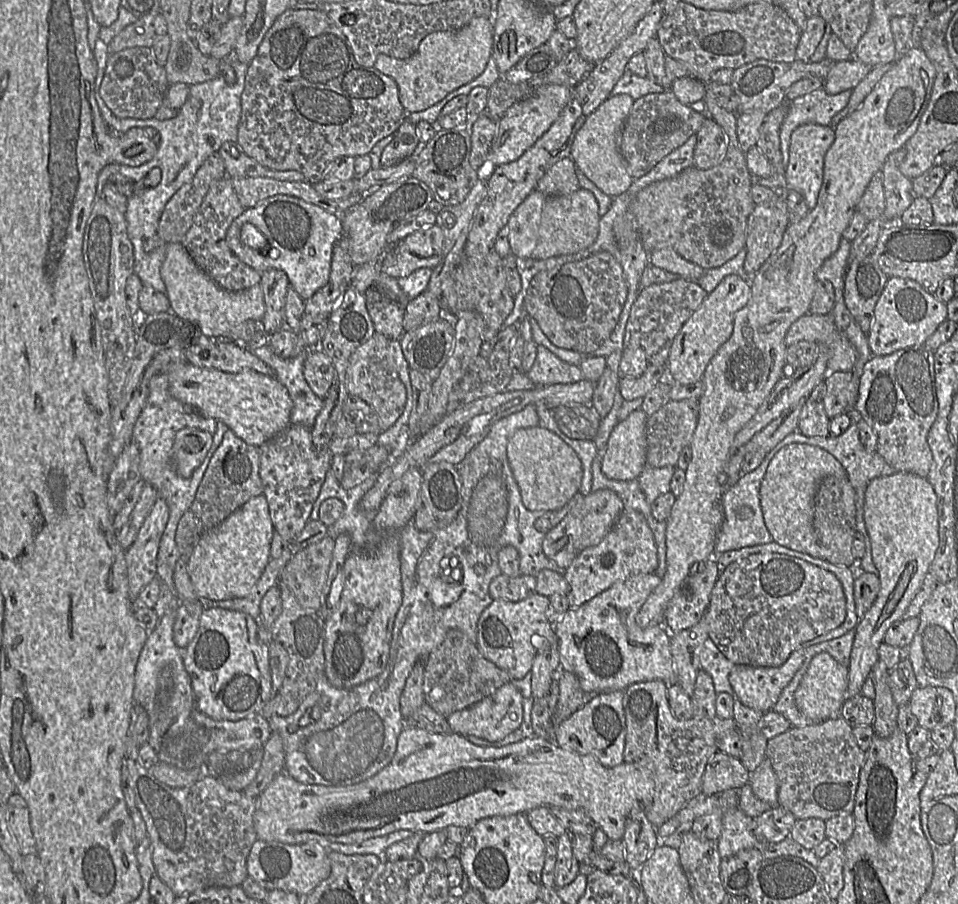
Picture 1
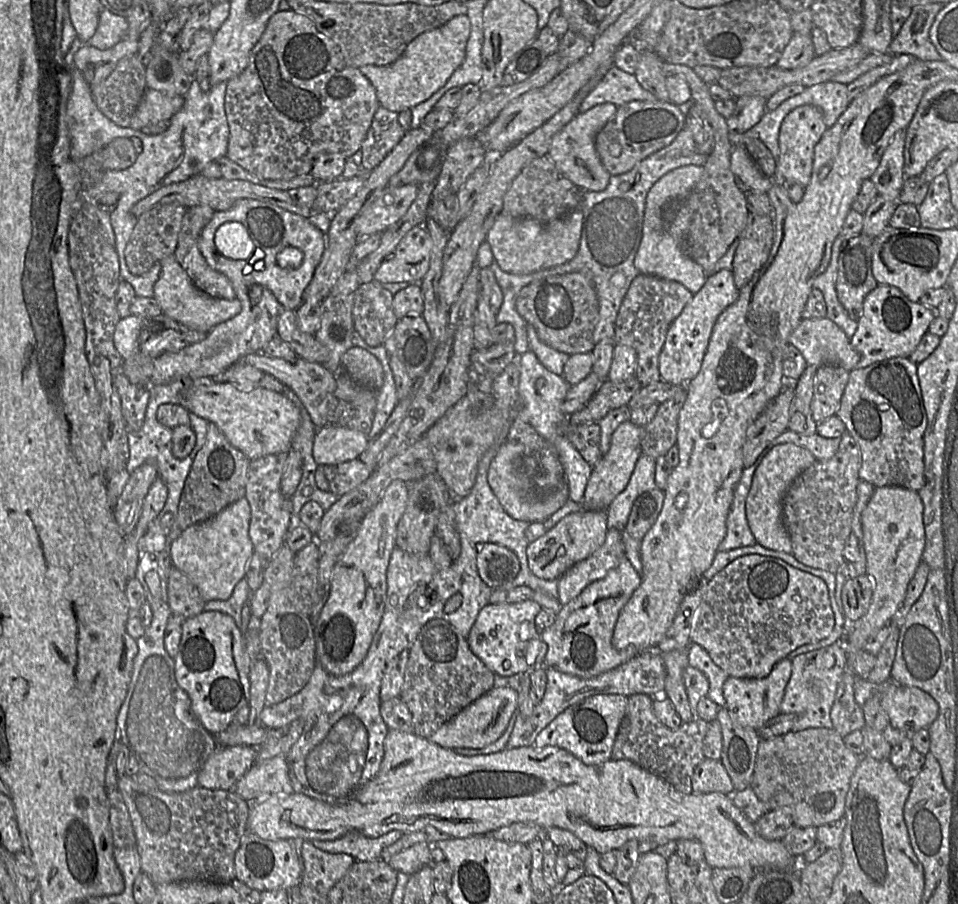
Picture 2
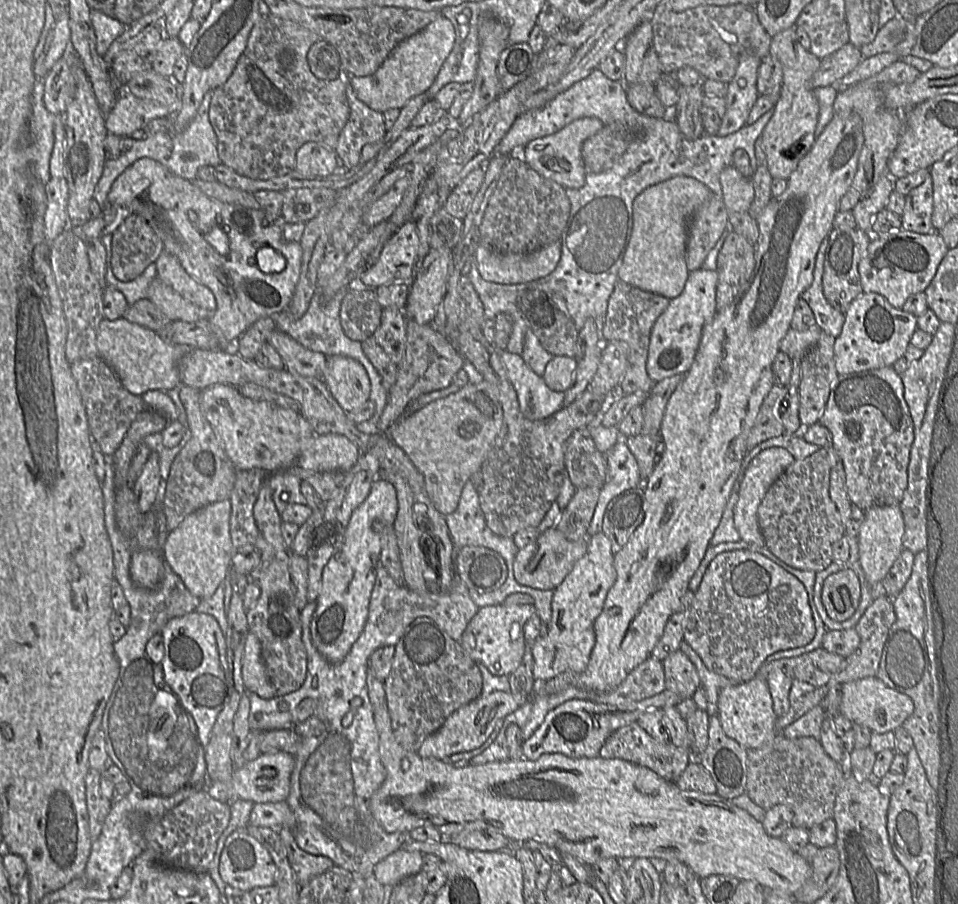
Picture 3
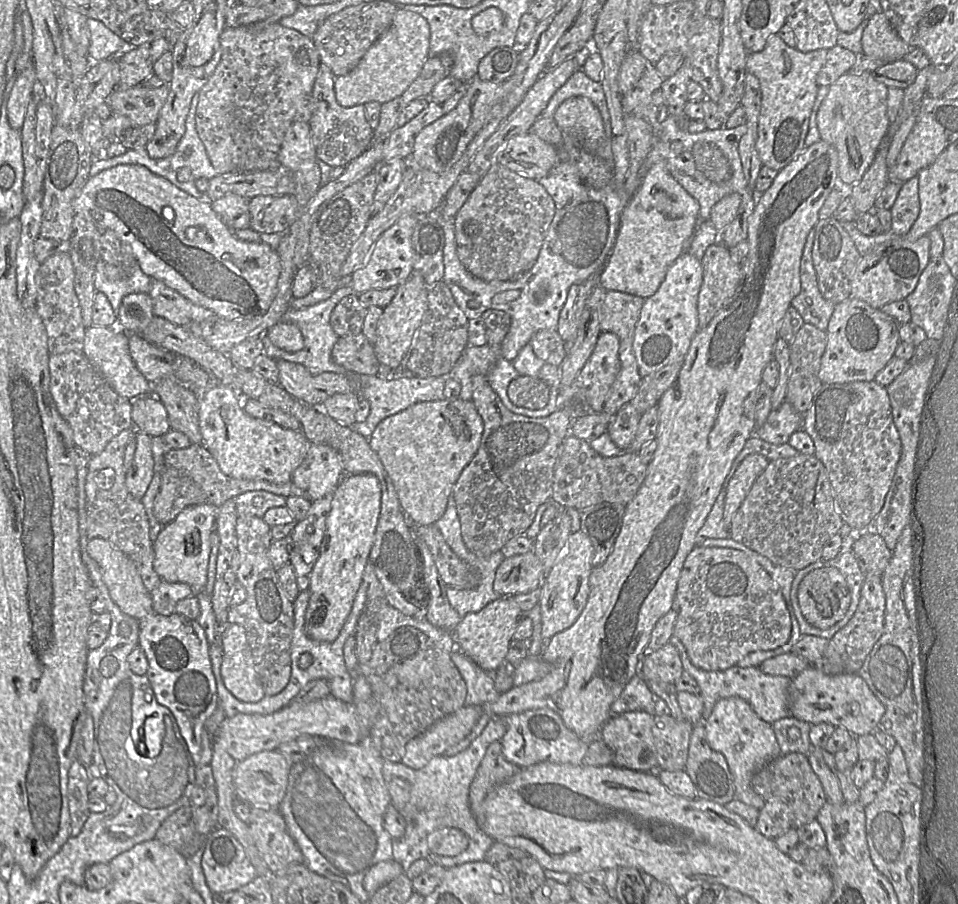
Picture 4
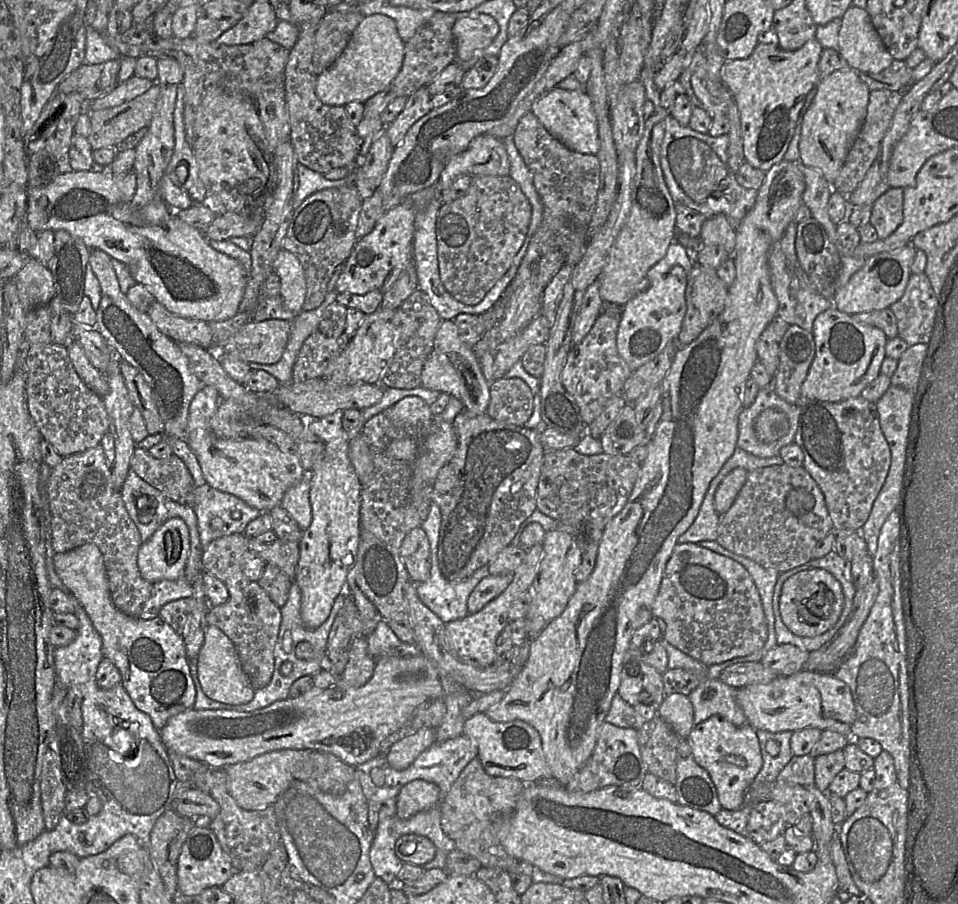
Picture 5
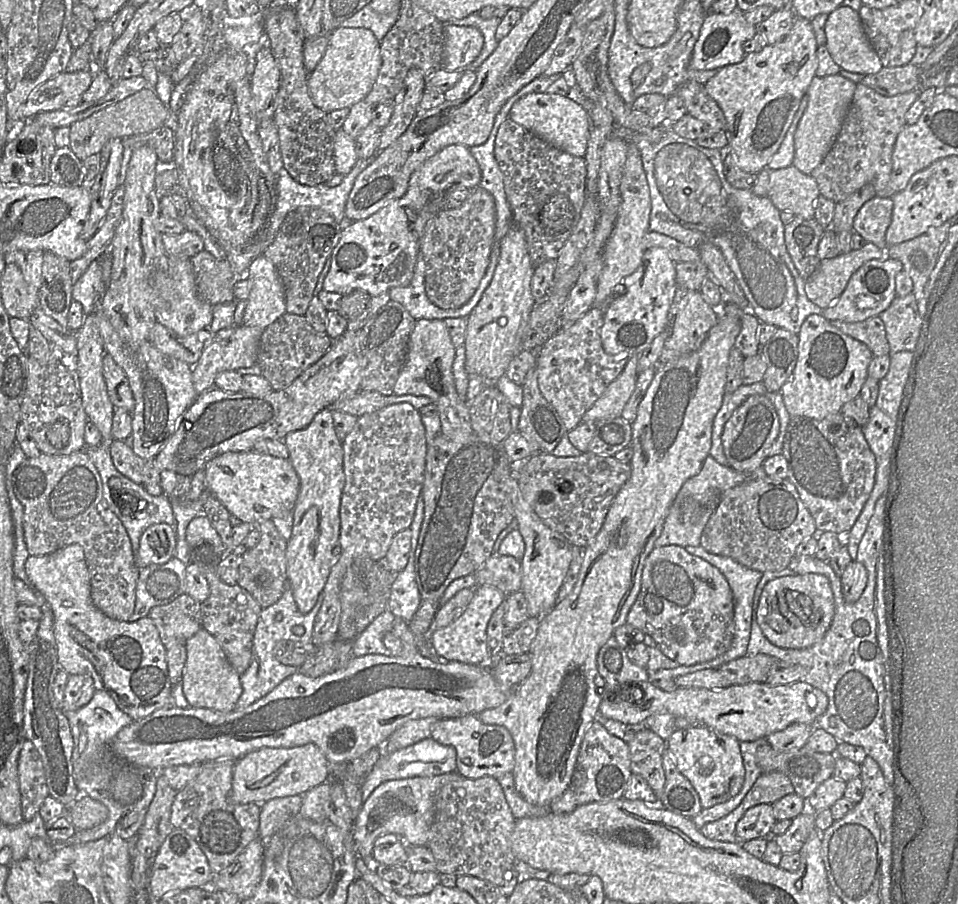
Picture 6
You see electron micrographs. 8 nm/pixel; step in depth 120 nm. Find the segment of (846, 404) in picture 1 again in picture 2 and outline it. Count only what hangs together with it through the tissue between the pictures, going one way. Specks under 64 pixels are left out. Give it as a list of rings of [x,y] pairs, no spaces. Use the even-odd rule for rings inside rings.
[[[823,365],[816,369],[813,378],[811,411],[817,423],[836,415],[849,372],[834,365]]]

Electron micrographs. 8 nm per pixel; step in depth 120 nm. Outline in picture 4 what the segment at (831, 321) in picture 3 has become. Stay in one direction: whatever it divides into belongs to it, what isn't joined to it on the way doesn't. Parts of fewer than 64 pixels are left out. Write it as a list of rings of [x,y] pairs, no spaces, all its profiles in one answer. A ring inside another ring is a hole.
[[[813,232],[807,237],[800,265],[801,290],[791,301],[804,320],[816,328],[826,331],[834,311],[834,305],[822,296],[817,282],[817,274],[812,261]]]

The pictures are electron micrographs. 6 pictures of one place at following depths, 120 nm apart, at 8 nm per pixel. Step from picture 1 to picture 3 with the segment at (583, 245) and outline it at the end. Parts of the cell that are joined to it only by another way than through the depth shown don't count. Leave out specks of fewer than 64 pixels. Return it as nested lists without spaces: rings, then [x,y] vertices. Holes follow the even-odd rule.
[[[559,241],[526,254],[502,254],[479,244],[475,254],[480,276],[497,284],[520,284],[548,276],[555,270],[560,258]]]

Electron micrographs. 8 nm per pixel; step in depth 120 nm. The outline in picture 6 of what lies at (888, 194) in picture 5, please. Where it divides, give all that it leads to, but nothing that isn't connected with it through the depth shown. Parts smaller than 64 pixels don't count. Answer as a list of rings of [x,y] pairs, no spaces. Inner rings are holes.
[[[876,196],[868,200],[855,216],[852,231],[881,250],[886,250],[886,231],[892,220],[893,205],[892,197]]]

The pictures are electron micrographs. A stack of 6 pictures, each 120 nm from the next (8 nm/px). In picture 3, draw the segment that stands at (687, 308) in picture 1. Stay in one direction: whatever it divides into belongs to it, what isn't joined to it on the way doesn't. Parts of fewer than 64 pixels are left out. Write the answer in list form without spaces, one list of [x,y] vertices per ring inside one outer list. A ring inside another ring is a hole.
[[[617,281],[609,298],[604,323],[598,328],[601,339],[617,341],[627,348],[627,366],[625,373],[615,390],[615,395],[629,395],[636,392],[649,392],[655,384],[646,370],[649,339],[657,318],[666,310],[670,302],[667,297],[644,291],[640,288]]]

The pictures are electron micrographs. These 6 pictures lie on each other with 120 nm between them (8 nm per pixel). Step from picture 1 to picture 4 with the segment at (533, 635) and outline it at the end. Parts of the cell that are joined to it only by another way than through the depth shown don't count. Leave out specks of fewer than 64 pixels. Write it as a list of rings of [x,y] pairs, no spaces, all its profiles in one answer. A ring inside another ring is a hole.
[[[502,597],[488,604],[478,612],[465,615],[453,631],[458,650],[471,658],[488,674],[494,674],[503,662],[513,634],[519,622],[526,617],[512,601],[512,597]]]

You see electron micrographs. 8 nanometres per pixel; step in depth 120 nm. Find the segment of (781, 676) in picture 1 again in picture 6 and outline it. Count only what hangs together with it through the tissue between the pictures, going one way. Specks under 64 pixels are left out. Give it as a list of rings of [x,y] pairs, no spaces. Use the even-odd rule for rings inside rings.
[[[705,726],[677,728],[666,740],[666,751],[673,756],[678,770],[697,791],[703,809],[724,803],[740,792],[745,767],[741,743],[735,737]]]

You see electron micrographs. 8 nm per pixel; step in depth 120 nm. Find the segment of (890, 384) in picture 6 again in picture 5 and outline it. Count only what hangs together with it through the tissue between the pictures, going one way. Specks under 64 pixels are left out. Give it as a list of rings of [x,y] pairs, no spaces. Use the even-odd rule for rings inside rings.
[[[927,344],[910,346],[898,359],[898,365],[891,376],[891,385],[907,390],[916,390],[922,365],[927,353]]]

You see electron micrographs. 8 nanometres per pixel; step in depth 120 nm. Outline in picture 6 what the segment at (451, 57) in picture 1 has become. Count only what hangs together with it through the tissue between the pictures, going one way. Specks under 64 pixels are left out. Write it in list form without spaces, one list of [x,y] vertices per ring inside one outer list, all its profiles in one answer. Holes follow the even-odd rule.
[[[337,27],[328,38],[325,54],[307,80],[313,103],[325,112],[351,107],[365,99],[382,64],[380,40],[368,28]]]

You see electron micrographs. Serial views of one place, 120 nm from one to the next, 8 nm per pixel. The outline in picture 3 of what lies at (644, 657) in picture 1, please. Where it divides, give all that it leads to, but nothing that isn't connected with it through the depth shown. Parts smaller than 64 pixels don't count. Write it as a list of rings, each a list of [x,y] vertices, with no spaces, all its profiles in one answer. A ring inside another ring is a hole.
[[[602,533],[590,536],[584,556],[553,590],[551,621],[546,635],[540,636],[531,647],[533,676],[537,682],[549,680],[563,672],[581,673],[586,669],[595,645],[594,623],[615,580],[611,541]]]

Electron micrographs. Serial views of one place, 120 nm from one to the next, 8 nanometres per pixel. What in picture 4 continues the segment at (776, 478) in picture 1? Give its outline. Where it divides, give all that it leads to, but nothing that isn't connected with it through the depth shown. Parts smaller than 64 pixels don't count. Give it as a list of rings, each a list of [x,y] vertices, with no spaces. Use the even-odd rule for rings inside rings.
[[[752,454],[739,464],[726,489],[724,522],[727,527],[730,525],[733,516],[745,500],[756,479],[763,473],[770,462],[763,455]]]

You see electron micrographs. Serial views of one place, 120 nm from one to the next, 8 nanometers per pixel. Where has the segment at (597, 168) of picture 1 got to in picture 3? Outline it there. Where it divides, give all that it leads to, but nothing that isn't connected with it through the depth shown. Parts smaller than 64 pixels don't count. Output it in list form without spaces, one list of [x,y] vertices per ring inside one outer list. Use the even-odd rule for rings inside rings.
[[[595,117],[573,121],[560,131],[534,139],[522,150],[511,153],[513,157],[523,159],[533,170],[546,179],[552,180],[566,189],[578,189],[586,183],[586,168],[582,159],[583,143],[603,128],[603,123]]]

